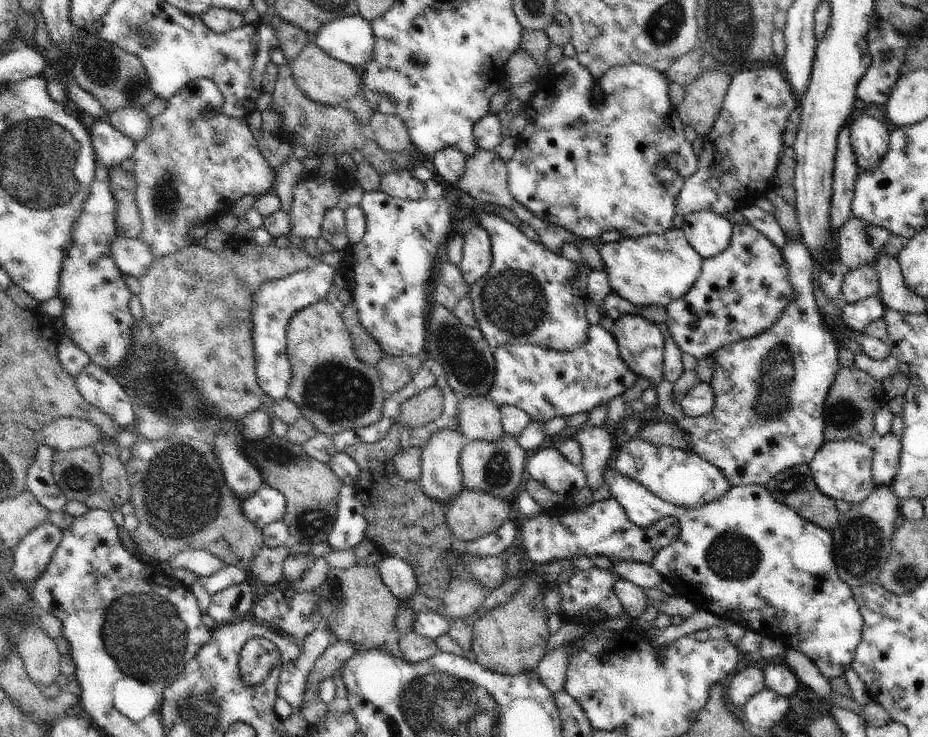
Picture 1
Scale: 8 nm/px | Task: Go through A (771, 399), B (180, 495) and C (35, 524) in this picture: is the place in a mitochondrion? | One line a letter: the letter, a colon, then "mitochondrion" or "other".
A: mitochondrion
B: mitochondrion
C: other

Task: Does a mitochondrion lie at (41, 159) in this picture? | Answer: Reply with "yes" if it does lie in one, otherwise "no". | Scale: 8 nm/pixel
yes

